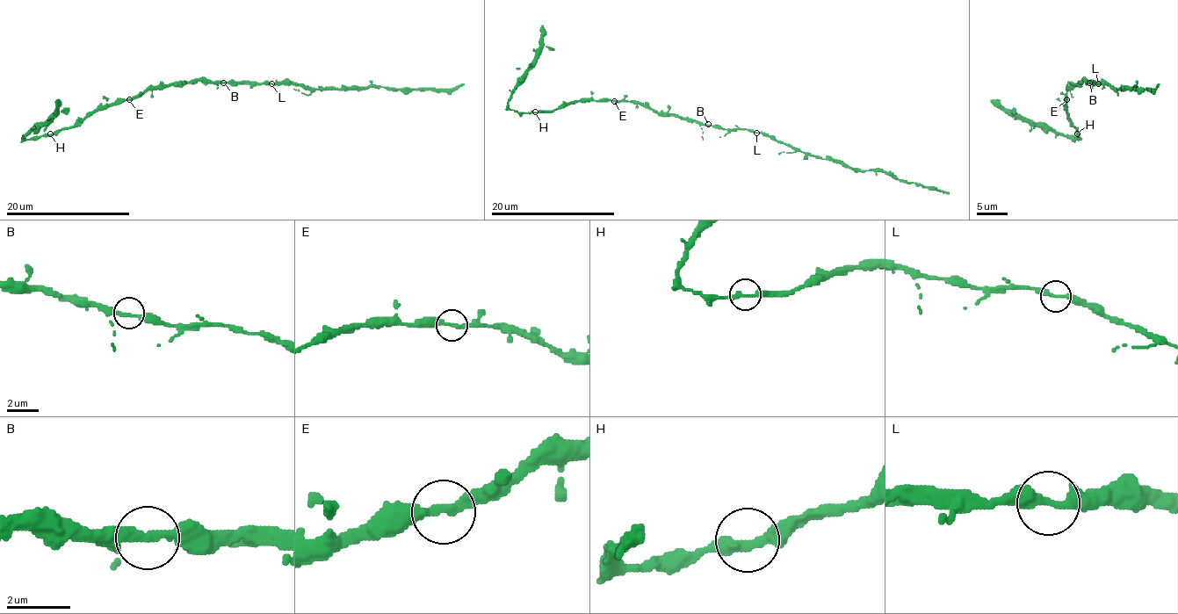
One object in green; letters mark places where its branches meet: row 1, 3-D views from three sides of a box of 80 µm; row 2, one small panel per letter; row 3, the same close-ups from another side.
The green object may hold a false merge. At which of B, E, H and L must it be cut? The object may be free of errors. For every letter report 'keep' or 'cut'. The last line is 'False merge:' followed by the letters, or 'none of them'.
B: keep
E: keep
H: keep
L: keep
False merge: none of them

